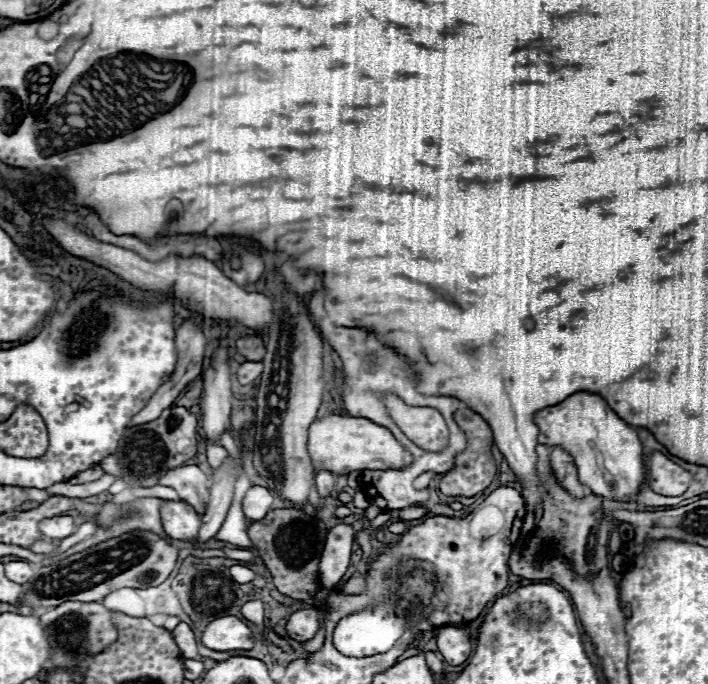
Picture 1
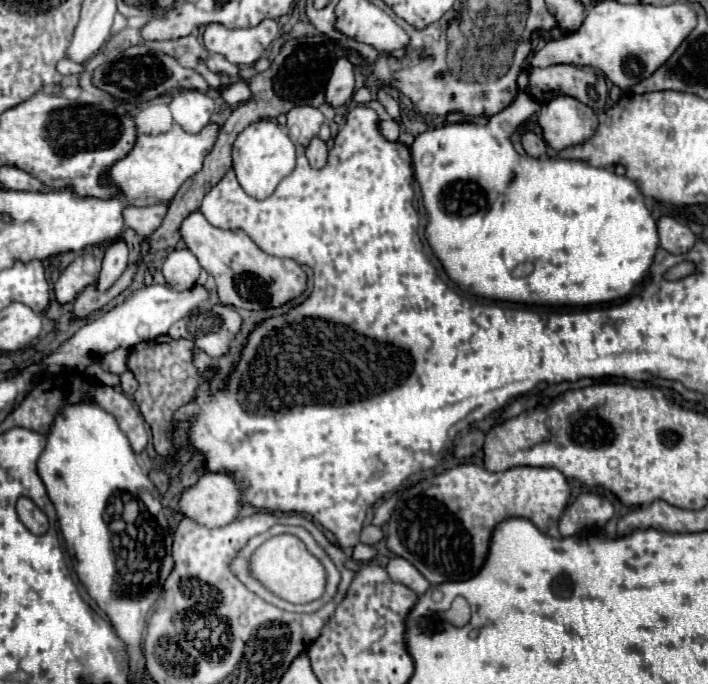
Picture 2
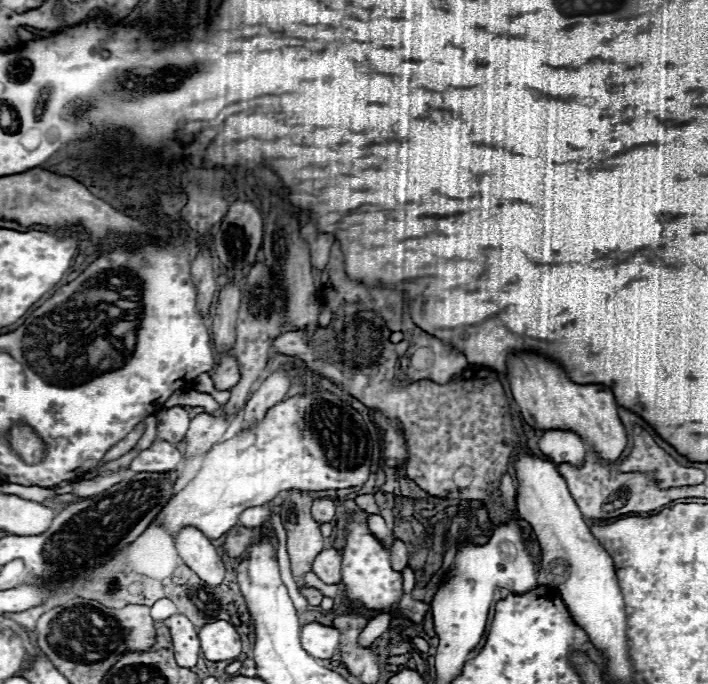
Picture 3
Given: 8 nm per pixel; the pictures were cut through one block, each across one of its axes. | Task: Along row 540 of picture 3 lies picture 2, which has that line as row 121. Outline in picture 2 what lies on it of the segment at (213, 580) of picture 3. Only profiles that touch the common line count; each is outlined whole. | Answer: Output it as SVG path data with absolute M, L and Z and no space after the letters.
M186 90L182 96L172 98L170 110L176 124L180 124L188 134L196 134L204 126L208 126L212 114L216 112L216 104L202 92Z

